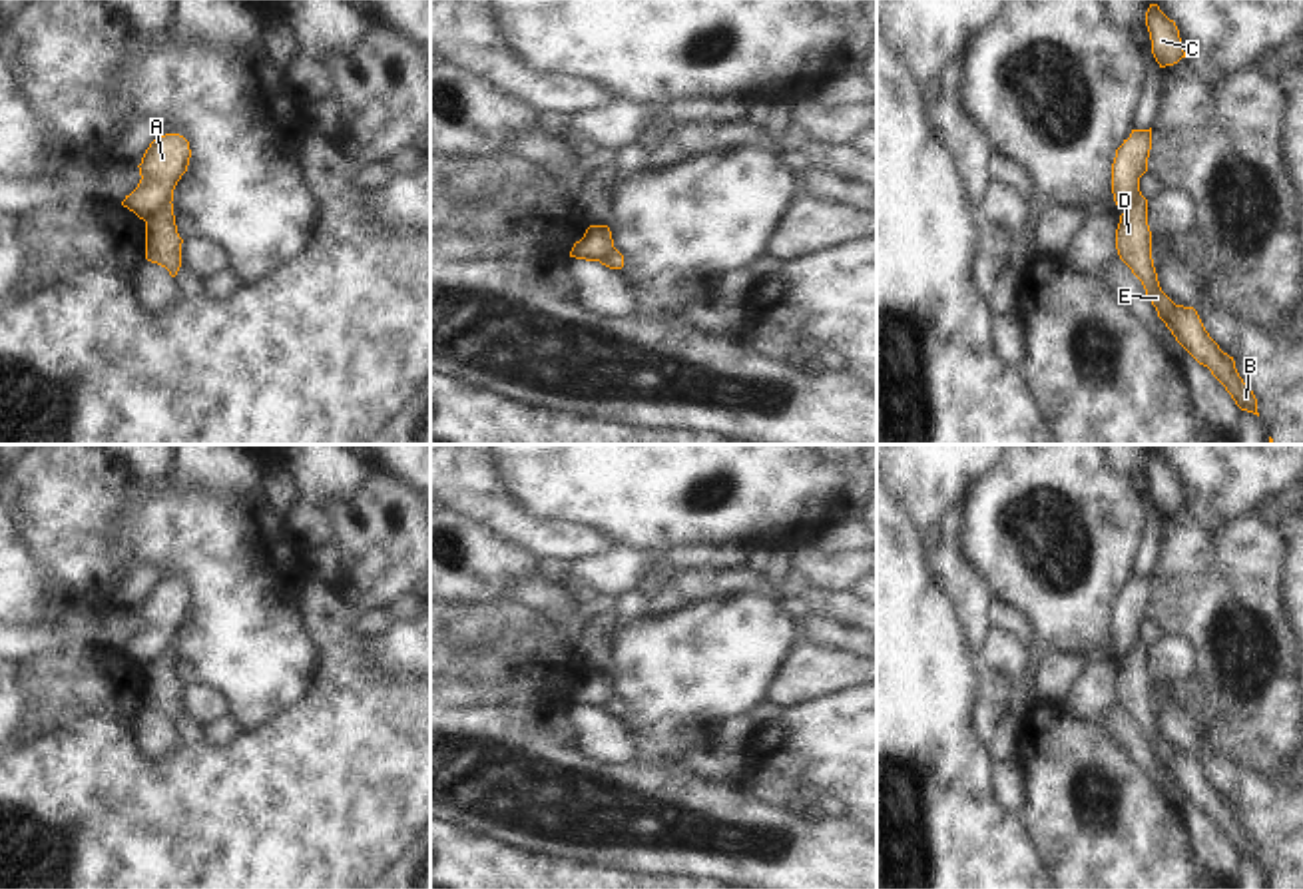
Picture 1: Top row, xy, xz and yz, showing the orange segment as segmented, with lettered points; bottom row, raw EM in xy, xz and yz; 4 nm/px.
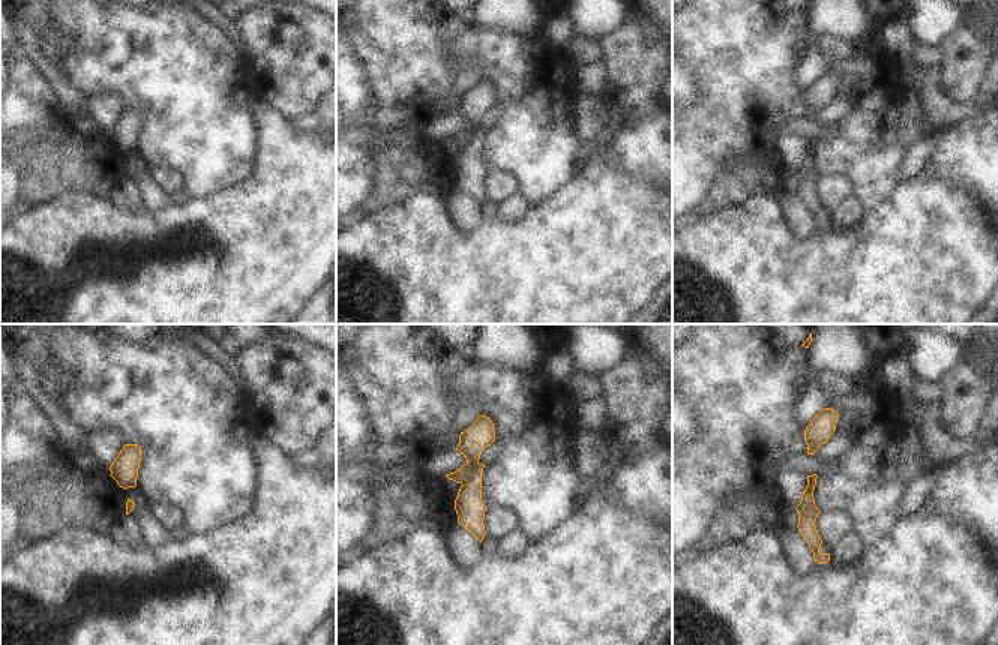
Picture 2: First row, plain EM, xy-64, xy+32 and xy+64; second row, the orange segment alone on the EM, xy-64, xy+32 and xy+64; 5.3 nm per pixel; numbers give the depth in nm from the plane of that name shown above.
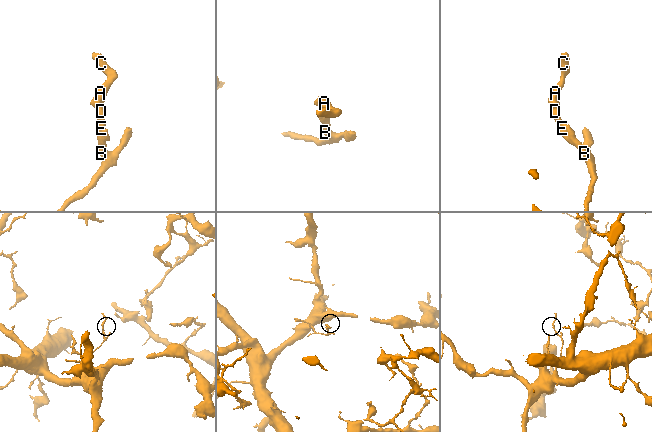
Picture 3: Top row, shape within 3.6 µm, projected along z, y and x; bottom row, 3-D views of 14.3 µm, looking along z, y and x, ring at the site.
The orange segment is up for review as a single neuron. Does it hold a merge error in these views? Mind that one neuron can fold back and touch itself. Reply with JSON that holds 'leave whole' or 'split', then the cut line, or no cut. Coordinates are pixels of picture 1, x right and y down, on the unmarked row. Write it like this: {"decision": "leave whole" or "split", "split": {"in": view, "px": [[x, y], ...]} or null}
{"decision": "split", "split": {"in": "xy", "px": [[172, 642], [144, 666]]}}

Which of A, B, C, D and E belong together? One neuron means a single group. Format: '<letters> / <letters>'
A C / B D E

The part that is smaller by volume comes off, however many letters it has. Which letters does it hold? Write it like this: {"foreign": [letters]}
{"foreign": ["A", "C"]}

